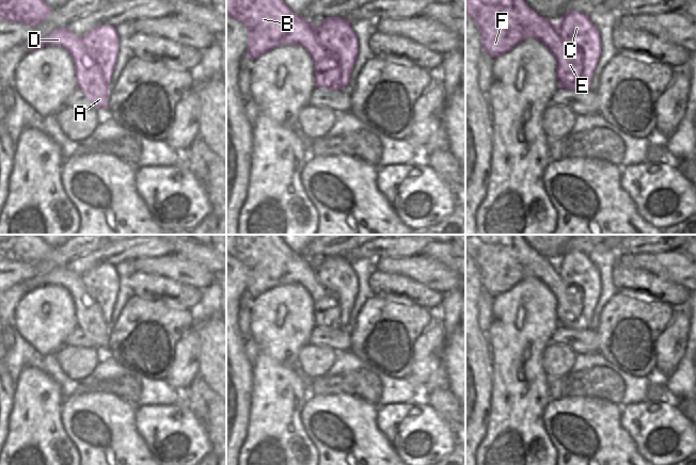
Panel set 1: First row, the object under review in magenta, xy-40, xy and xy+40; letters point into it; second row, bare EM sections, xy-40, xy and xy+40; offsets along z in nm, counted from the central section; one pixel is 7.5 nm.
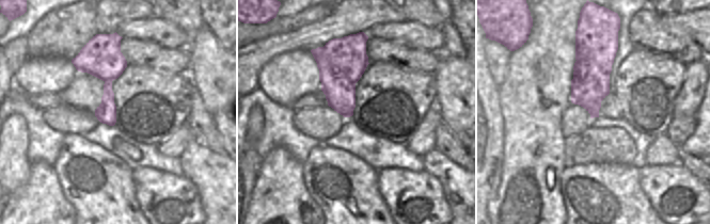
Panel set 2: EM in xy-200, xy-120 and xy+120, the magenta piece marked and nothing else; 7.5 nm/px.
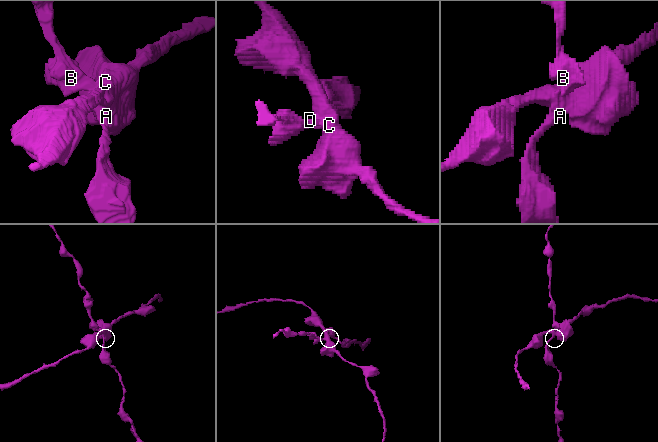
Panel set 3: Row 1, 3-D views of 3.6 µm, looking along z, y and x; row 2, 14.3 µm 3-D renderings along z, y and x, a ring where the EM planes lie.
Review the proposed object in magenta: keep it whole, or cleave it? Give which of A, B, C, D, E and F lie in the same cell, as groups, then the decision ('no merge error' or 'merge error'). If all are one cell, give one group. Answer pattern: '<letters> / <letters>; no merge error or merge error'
A B D E F / C; merge error

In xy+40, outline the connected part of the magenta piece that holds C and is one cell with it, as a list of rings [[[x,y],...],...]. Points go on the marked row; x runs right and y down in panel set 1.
[[[567,11],[558,22],[558,33],[568,45],[579,47],[584,54],[584,69],[582,74],[566,85],[564,90],[583,92],[590,90],[592,74],[601,54],[601,37],[599,31],[585,13]]]

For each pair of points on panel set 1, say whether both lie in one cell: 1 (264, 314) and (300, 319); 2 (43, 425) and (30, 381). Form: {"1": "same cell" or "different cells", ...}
{"1": "same cell", "2": "same cell"}

